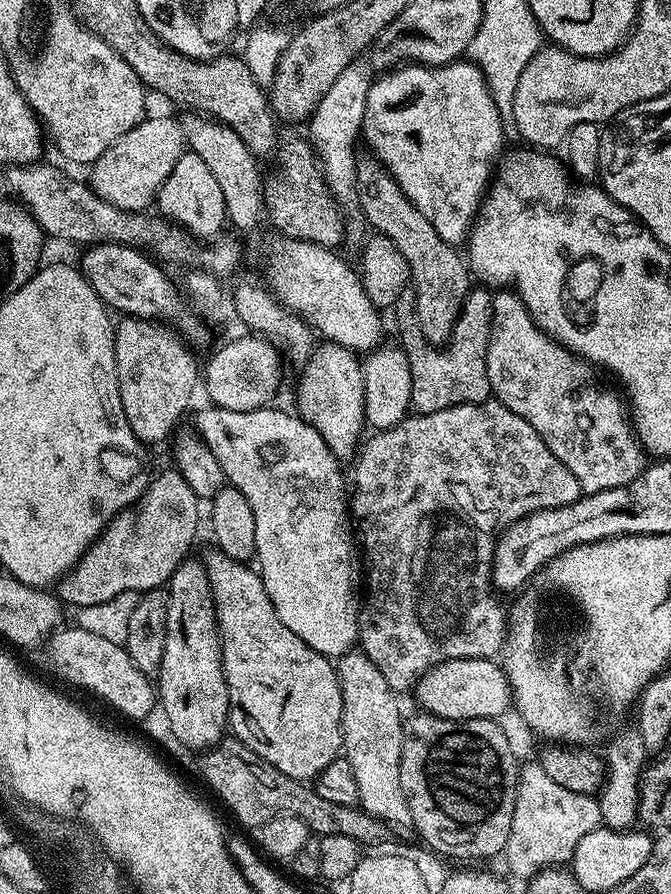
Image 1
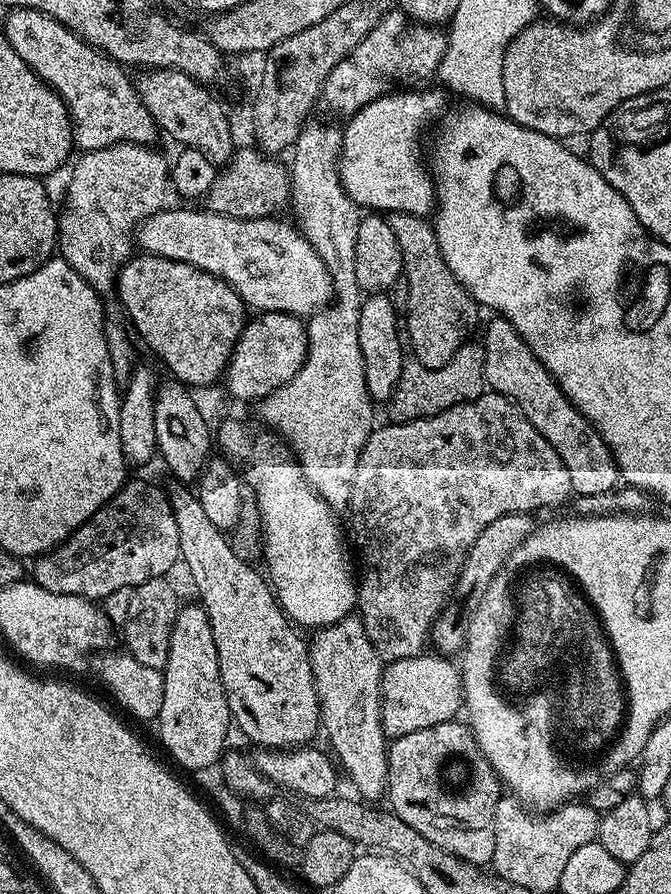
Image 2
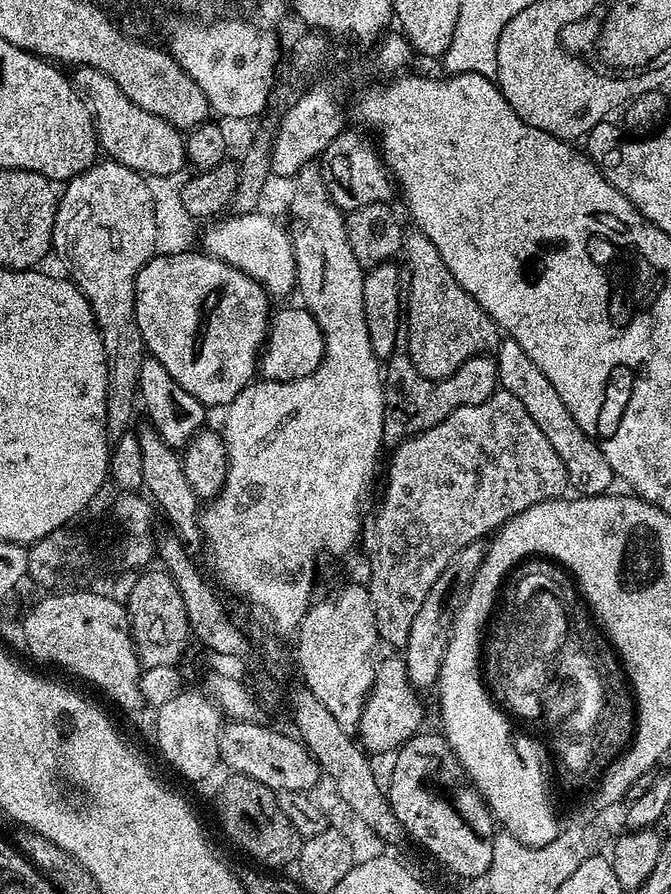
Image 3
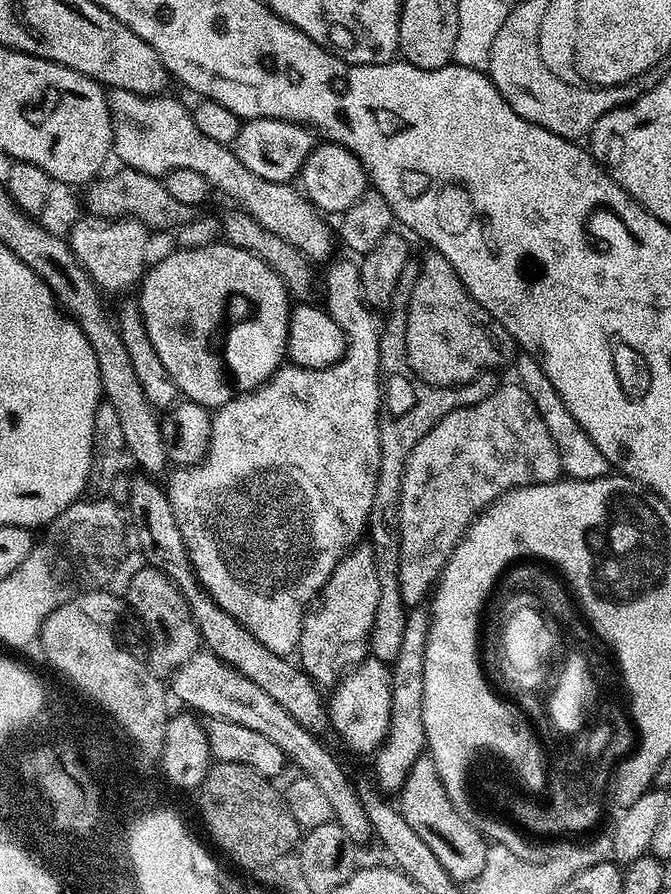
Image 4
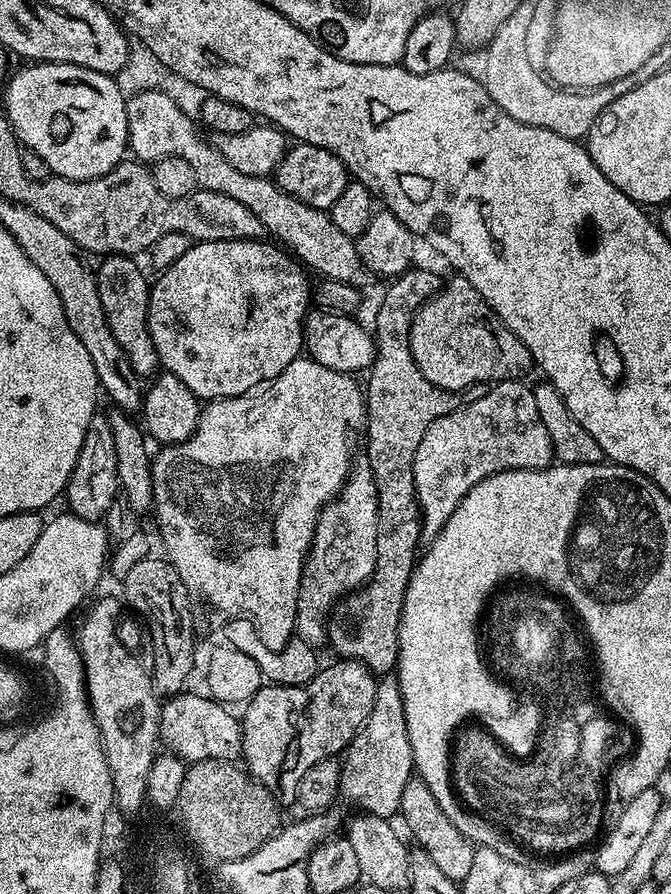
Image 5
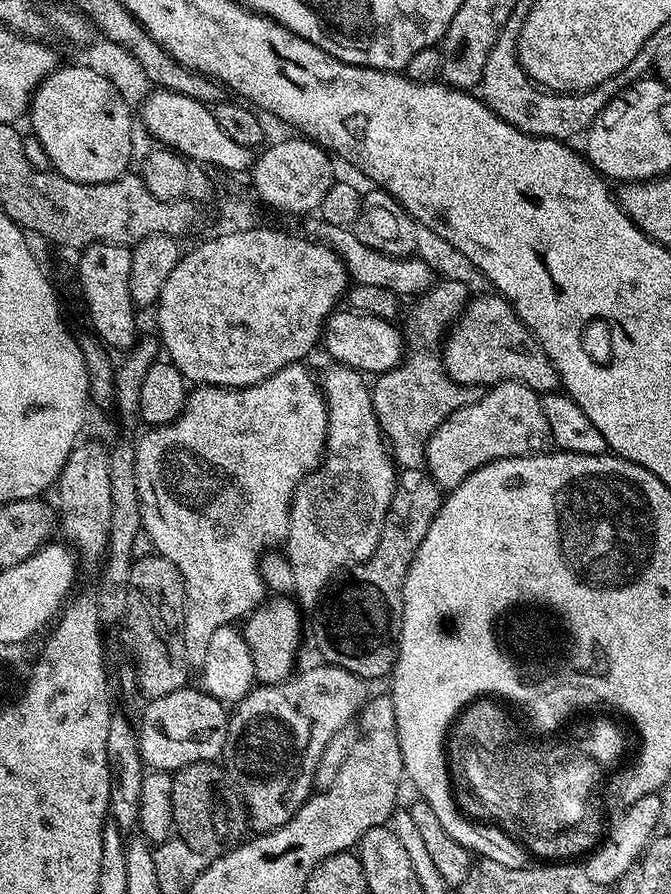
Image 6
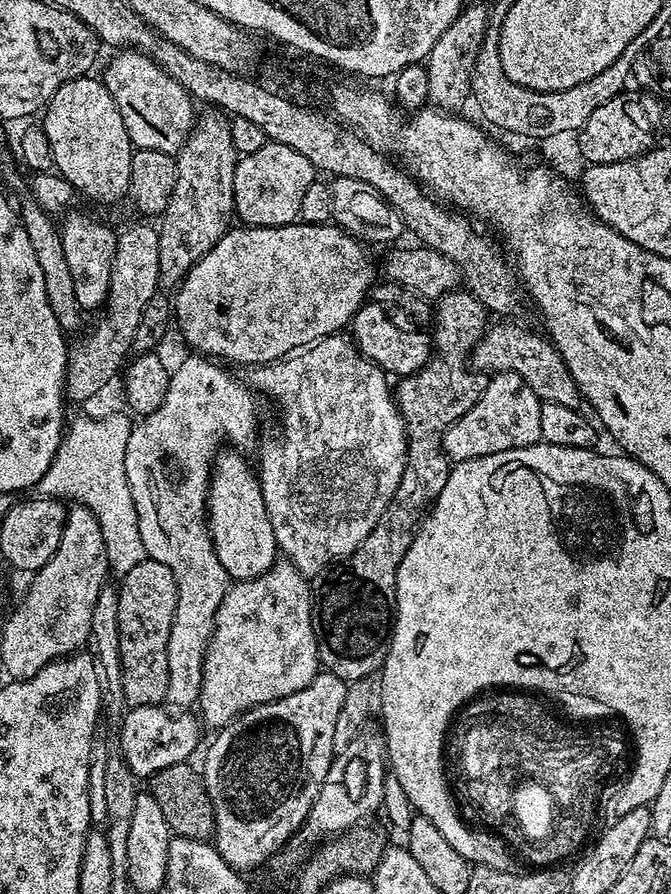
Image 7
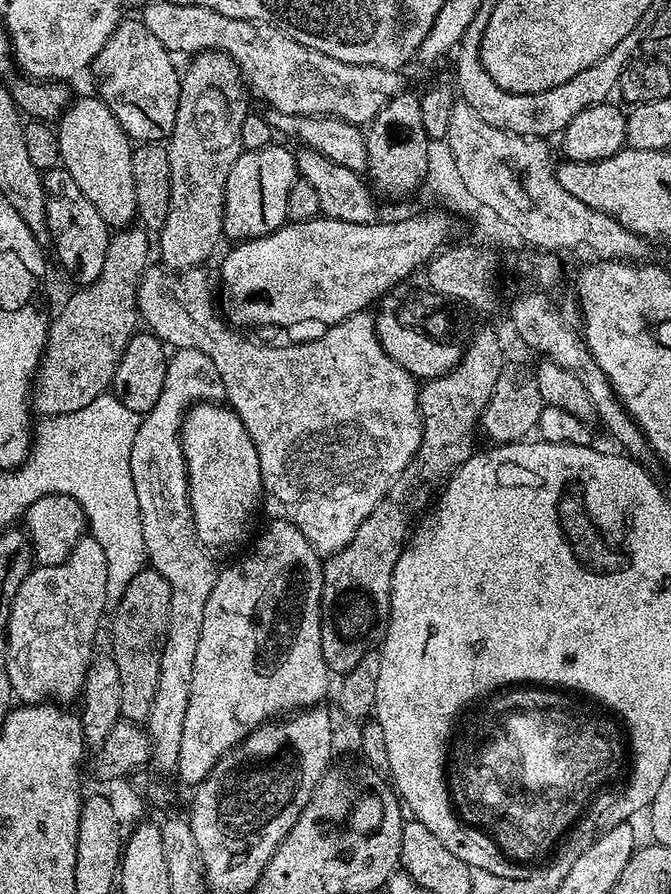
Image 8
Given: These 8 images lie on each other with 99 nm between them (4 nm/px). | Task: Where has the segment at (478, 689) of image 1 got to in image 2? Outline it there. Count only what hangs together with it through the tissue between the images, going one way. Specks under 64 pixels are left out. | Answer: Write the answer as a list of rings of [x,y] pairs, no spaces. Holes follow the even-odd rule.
[[[421,654],[402,658],[384,664],[384,673],[380,683],[380,713],[384,734],[395,738],[402,734],[414,734],[414,730],[426,730],[426,726],[438,726],[447,720],[456,720],[464,702],[464,682],[459,667],[452,665],[451,659],[439,654]]]

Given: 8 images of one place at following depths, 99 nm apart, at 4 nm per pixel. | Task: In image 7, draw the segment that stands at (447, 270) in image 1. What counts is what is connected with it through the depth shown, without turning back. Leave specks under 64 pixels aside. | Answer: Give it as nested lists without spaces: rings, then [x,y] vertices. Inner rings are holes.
[[[496,322],[484,333],[484,337],[476,343],[471,354],[470,363],[477,372],[495,374],[497,372],[513,372],[522,378],[534,394],[538,394],[541,402],[558,402],[562,406],[580,408],[582,397],[562,354],[552,345],[547,335],[539,331],[531,332],[520,324],[512,322]]]

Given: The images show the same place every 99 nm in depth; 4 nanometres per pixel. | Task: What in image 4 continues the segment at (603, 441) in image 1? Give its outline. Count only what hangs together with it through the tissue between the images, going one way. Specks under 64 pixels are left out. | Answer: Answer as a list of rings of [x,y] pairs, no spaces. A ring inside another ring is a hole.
[[[520,354],[515,357],[514,369],[516,368],[515,383],[519,384],[526,394],[530,394],[530,402],[538,406],[538,414],[542,414],[542,422],[546,422],[546,430],[550,430],[550,438],[554,438],[554,446],[558,446],[558,458],[560,459],[560,471],[569,480],[589,480],[590,478],[602,478],[609,475],[610,465],[606,454],[590,442],[590,434],[578,426],[578,418],[566,410],[566,402],[558,398],[558,390],[554,390],[554,382],[546,378],[546,370],[534,357]]]

